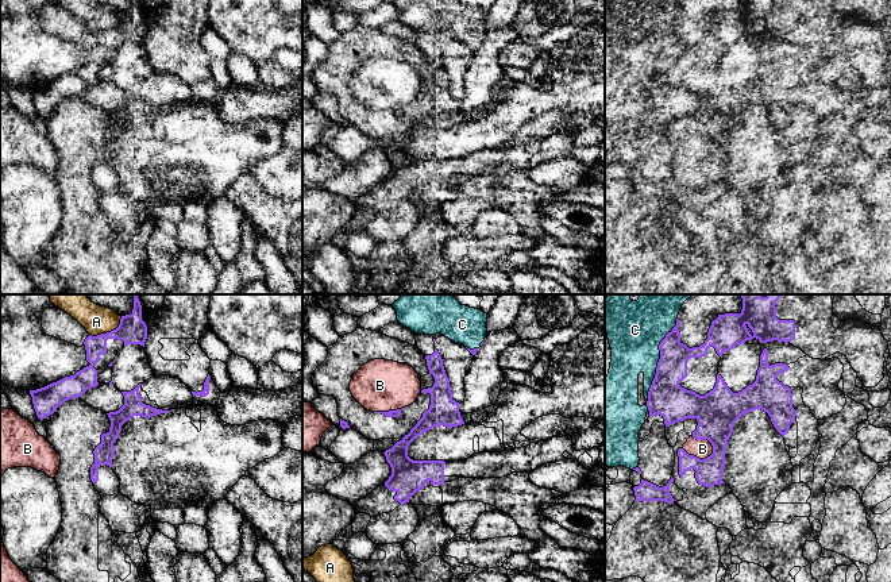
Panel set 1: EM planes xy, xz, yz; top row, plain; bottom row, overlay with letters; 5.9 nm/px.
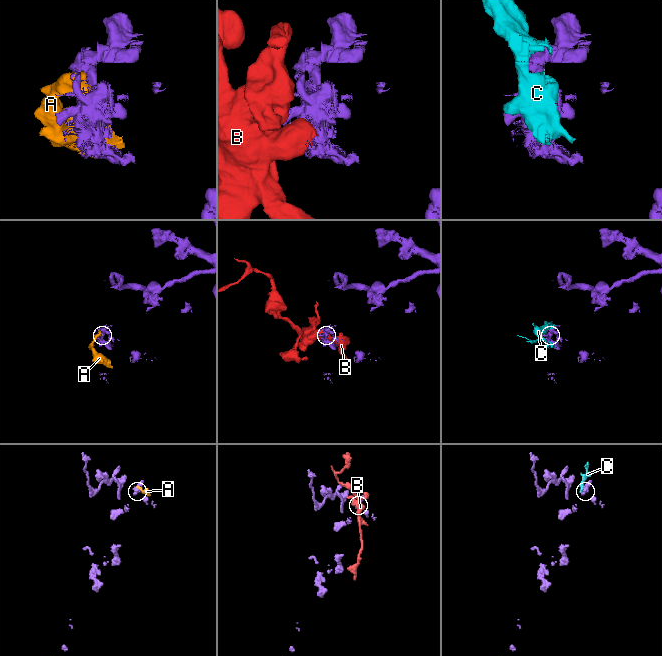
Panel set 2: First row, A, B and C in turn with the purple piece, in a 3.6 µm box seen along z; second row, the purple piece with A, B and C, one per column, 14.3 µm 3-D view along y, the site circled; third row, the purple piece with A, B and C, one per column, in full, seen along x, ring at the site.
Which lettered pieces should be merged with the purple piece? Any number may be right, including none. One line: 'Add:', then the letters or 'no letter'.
Add: no letter

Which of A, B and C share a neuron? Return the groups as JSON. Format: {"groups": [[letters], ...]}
{"groups": [["A", "C"], ["B"]]}

